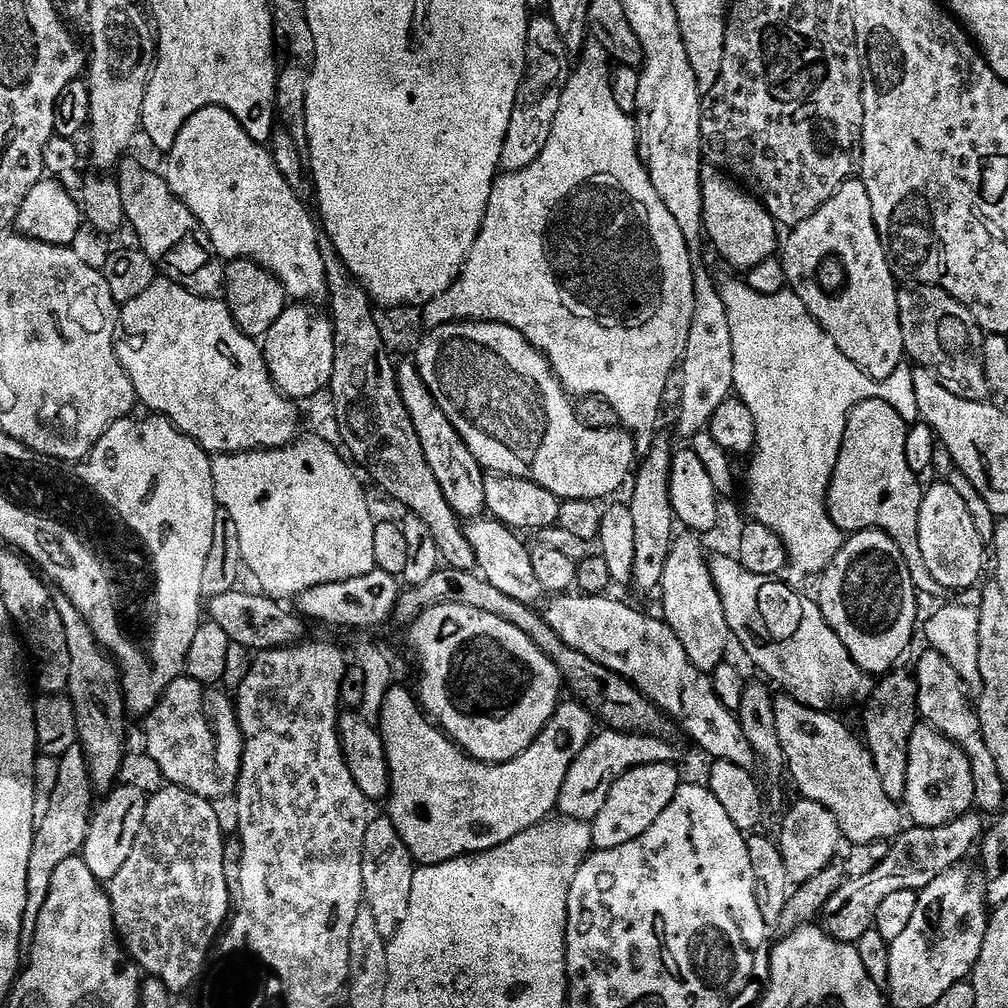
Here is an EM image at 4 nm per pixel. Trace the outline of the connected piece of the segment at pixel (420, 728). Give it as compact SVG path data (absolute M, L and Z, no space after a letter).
M400 686L388 691L378 721L388 759L390 791L386 801L386 816L394 830L398 830L402 842L406 842L417 865L441 864L459 856L473 856L475 852L494 850L494 846L502 846L502 842L510 842L510 838L530 830L536 824L543 824L557 811L566 774L590 739L588 709L579 702L571 703L557 704L556 720L528 755L516 756L504 764L486 764L469 756L451 736L441 731L422 711L420 701L413 693L411 696Z

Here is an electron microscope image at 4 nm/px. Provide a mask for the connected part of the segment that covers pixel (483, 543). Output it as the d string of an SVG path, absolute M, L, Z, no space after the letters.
M481 518L469 523L464 533L474 550L477 569L480 575L490 582L490 586L498 586L502 594L510 594L514 602L536 606L539 605L540 599L545 599L546 593L542 582L538 582L534 575L534 562L529 545L524 545L519 540L521 537L513 529L495 518Z

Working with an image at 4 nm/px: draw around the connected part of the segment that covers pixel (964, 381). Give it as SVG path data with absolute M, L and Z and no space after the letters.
M908 286L905 292L903 289L898 295L898 310L902 326L902 342L907 359L913 360L913 365L927 365L931 368L936 379L942 386L946 386L946 390L950 390L950 394L958 394L958 398L966 398L970 402L987 401L990 391L984 369L986 333L974 318L974 314L970 314L970 310L966 310L966 306L962 306L962 302L958 302L946 290L927 286Z

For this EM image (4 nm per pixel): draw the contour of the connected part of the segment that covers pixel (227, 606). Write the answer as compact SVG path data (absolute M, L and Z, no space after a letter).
M240 591L218 594L218 598L207 601L206 604L207 619L222 626L231 643L241 644L243 648L259 654L267 652L270 648L290 648L305 639L305 621L293 609L292 613L288 606L281 601L273 600L270 596L257 594L255 591L254 593Z

